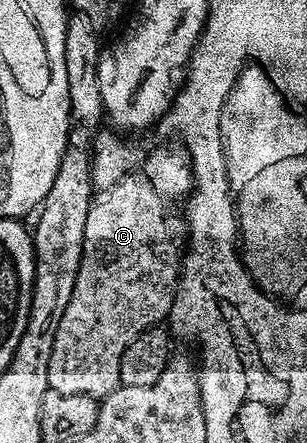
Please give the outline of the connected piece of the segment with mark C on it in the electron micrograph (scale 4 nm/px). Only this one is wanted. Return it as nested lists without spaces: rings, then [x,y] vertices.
[[[178,145],[178,147],[158,147],[154,152],[151,153],[150,156],[147,157],[146,160],[142,163],[142,168],[139,171],[134,171],[131,173],[123,174],[122,179],[118,183],[113,183],[110,186],[105,188],[106,191],[97,196],[91,202],[90,212],[88,213],[88,225],[84,225],[84,245],[82,246],[82,264],[80,265],[80,269],[78,270],[78,276],[76,277],[76,285],[72,289],[72,301],[68,301],[68,309],[64,309],[64,317],[60,317],[60,329],[56,329],[56,341],[52,341],[52,357],[48,357],[48,381],[50,382],[50,390],[51,391],[59,391],[60,393],[68,393],[71,395],[72,393],[80,393],[81,395],[90,395],[93,399],[97,399],[99,401],[106,398],[106,396],[110,395],[114,392],[114,388],[119,386],[120,383],[120,361],[124,357],[124,349],[128,349],[128,345],[132,345],[132,341],[136,341],[136,337],[140,337],[140,333],[144,333],[148,330],[149,327],[156,327],[162,324],[165,324],[167,320],[170,318],[170,311],[176,305],[175,291],[178,288],[178,277],[180,274],[180,268],[184,262],[184,240],[188,235],[188,228],[184,222],[183,216],[180,214],[180,207],[178,211],[178,202],[185,200],[187,196],[191,194],[193,185],[196,180],[196,172],[192,166],[192,155],[191,152],[187,151],[185,146]]]

